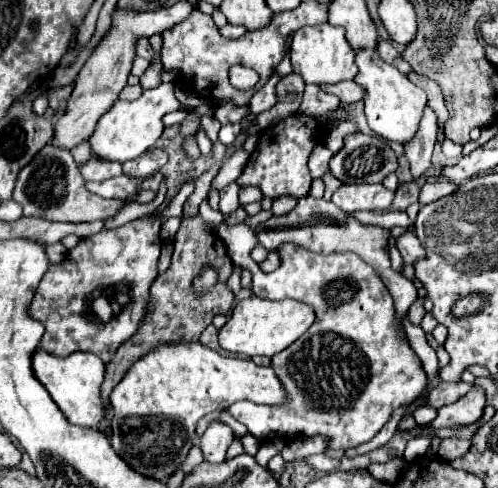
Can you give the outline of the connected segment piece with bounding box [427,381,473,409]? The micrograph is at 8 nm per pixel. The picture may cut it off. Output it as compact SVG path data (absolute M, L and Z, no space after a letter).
M459 381L459 383L439 383L433 391L431 391L431 395L429 395L429 399L427 399L427 403L429 405L433 405L435 409L439 409L441 405L447 405L447 403L455 403L459 397L463 397L467 391L471 391L471 383L465 383L465 381Z

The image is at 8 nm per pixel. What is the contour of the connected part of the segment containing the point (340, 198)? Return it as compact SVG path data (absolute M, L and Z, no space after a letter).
M341 185L331 199L345 213L353 211L383 211L393 201L393 191L379 185Z

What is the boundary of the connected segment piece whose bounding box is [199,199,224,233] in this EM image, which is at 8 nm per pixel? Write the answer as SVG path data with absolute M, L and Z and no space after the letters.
M204 199L199 207L199 215L206 223L206 227L209 230L217 233L218 227L223 221L224 217L220 212L214 211L207 199Z

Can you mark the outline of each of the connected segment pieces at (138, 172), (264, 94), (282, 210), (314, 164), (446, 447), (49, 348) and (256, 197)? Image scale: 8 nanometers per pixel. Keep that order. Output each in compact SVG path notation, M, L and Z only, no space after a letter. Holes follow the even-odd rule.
M149 149L143 155L139 155L137 159L131 159L127 163L123 163L123 173L127 177L135 177L135 179L145 181L151 175L155 175L167 161L169 161L167 151L163 151L163 149Z
M269 81L265 87L261 87L261 89L251 97L251 103L249 103L249 105L251 105L251 111L253 111L255 115L259 115L259 113L275 107L275 103L277 103L275 81Z
M279 197L273 201L273 207L271 207L271 213L273 215L285 215L287 211L291 211L291 207L295 207L297 199L295 197Z
M319 143L319 147L315 149L315 155L311 155L311 159L309 159L309 171L311 171L313 179L321 179L329 171L331 157L333 157L333 153L323 143Z
M443 439L441 447L439 447L439 455L443 455L447 461L453 461L453 459L465 455L467 449L469 449L467 439Z
M143 217L117 229L103 229L97 235L81 237L79 243L67 251L67 257L61 263L49 265L35 291L33 301L27 307L27 313L45 327L45 335L39 341L41 349L55 357L69 357L75 351L91 351L101 357L103 363L111 361L115 347L127 341L143 321L149 287L159 275L159 227L161 223L157 217ZM111 285L125 285L129 289L129 305L107 323L89 319L91 293L97 287Z
M243 187L239 191L239 201L241 201L241 205L253 203L253 201L263 201L263 193L259 187Z

